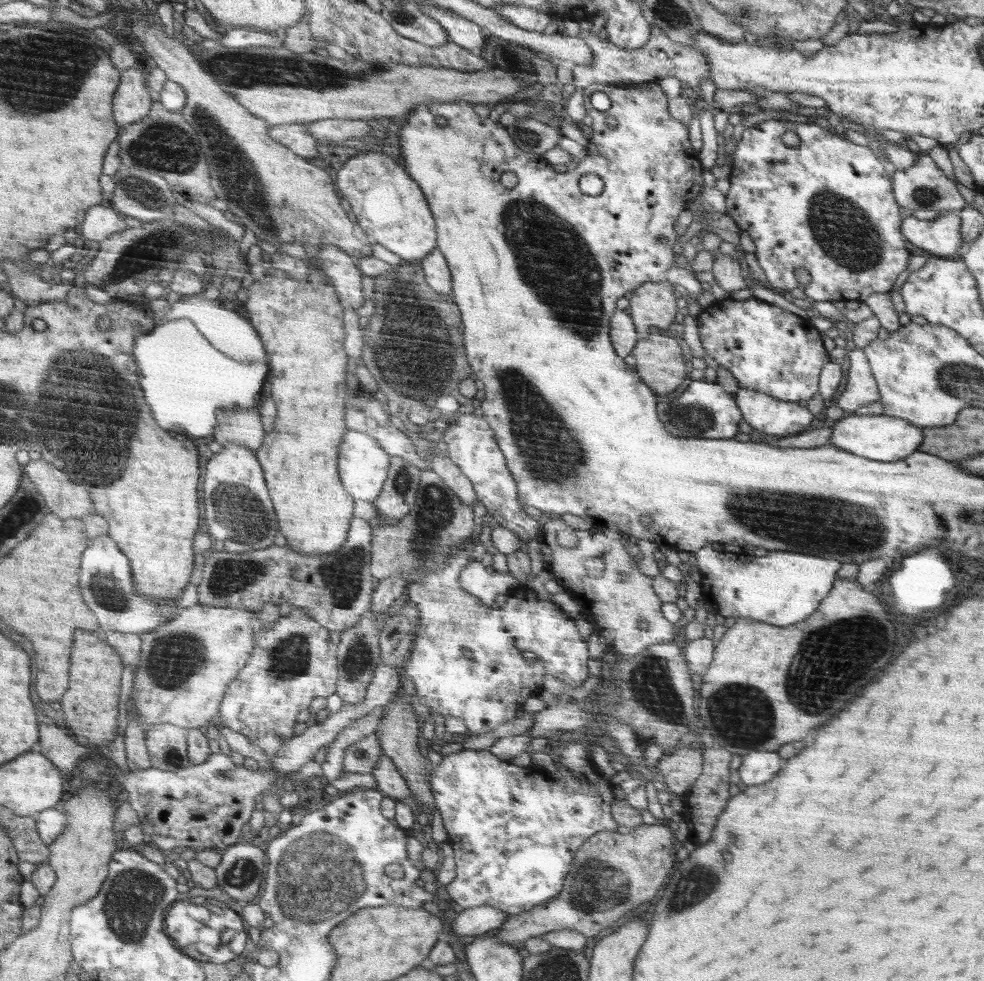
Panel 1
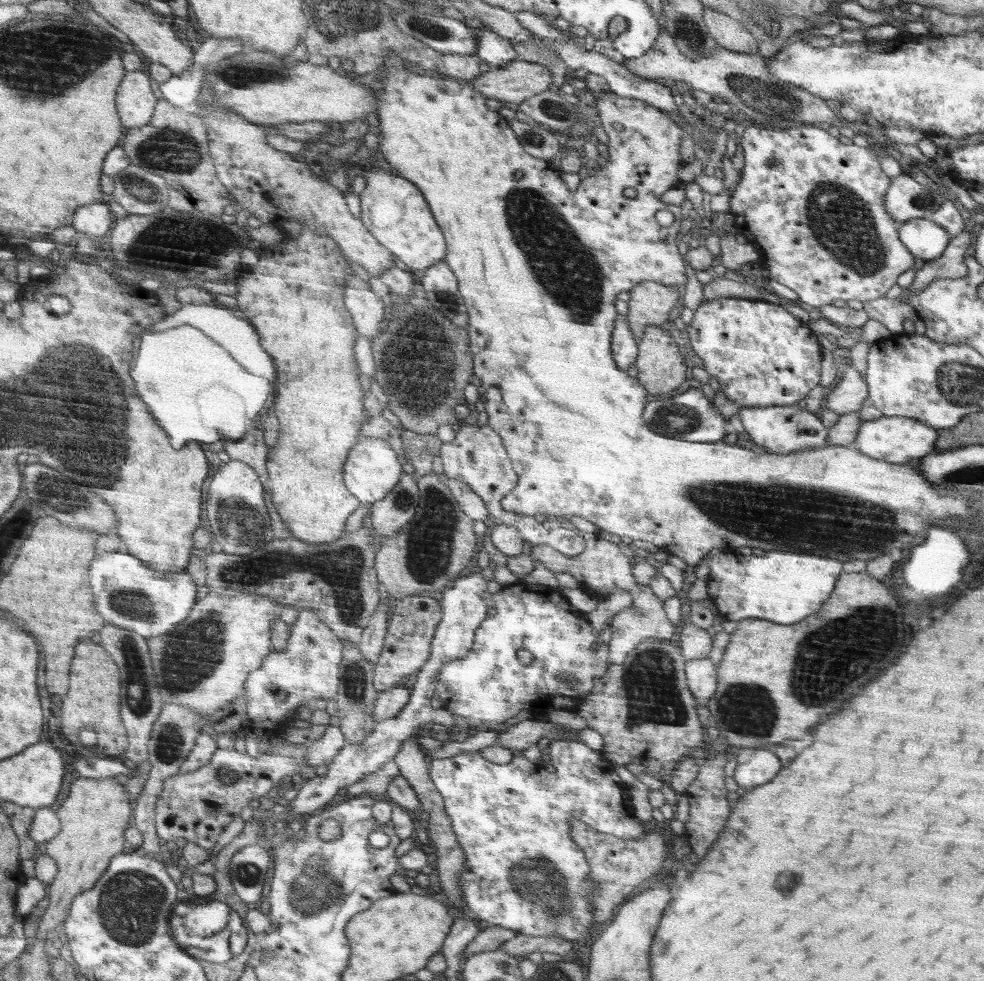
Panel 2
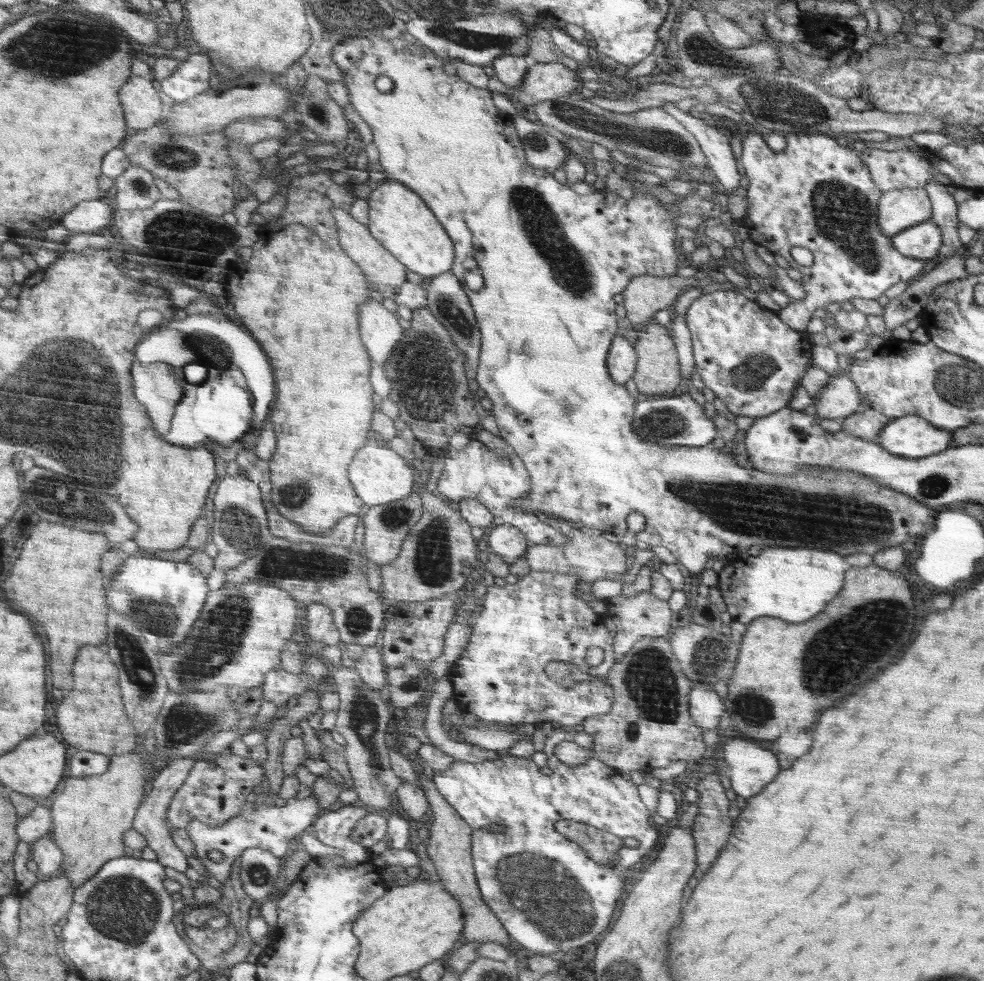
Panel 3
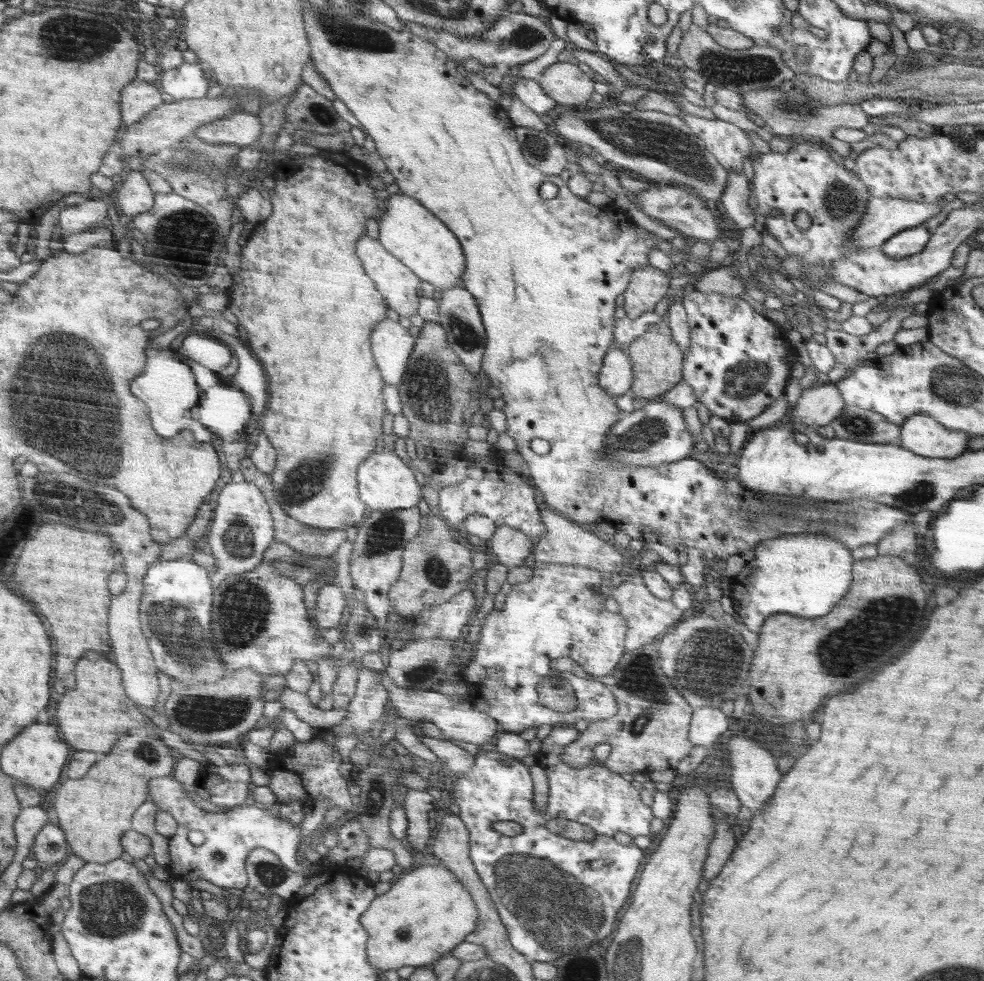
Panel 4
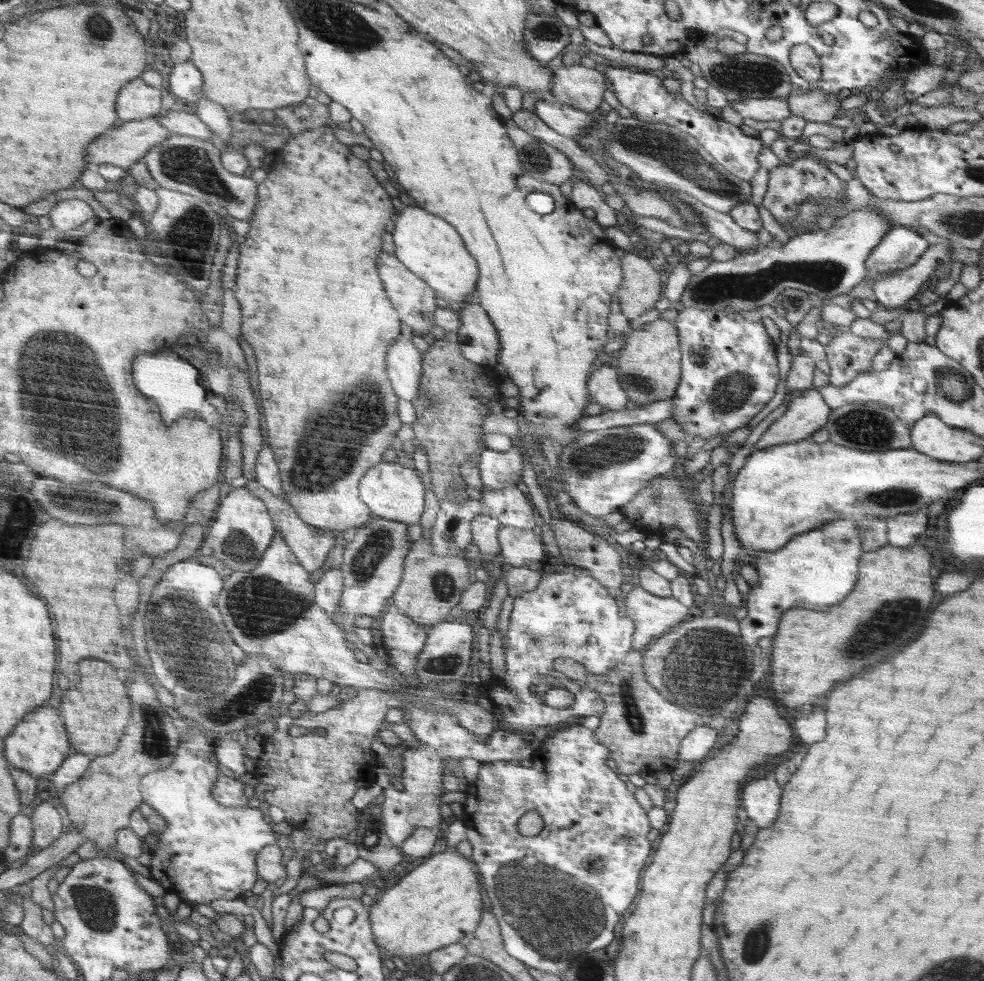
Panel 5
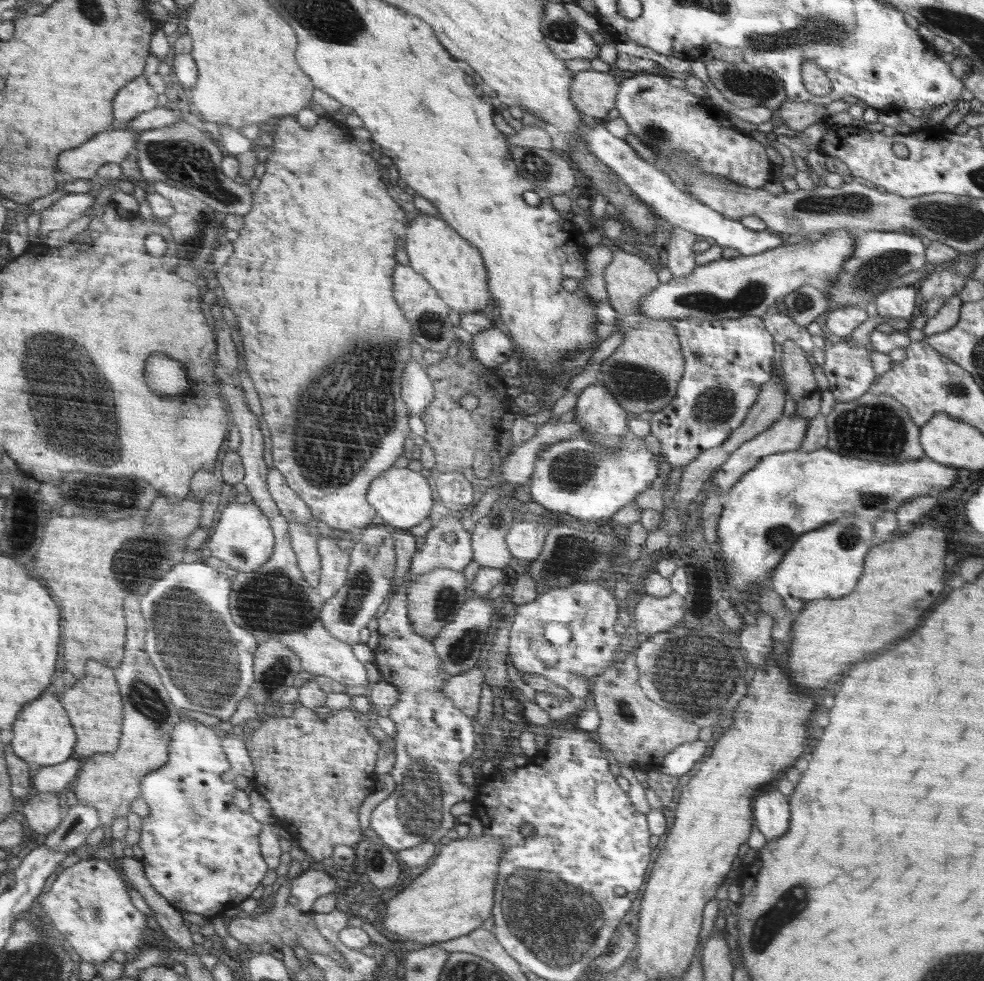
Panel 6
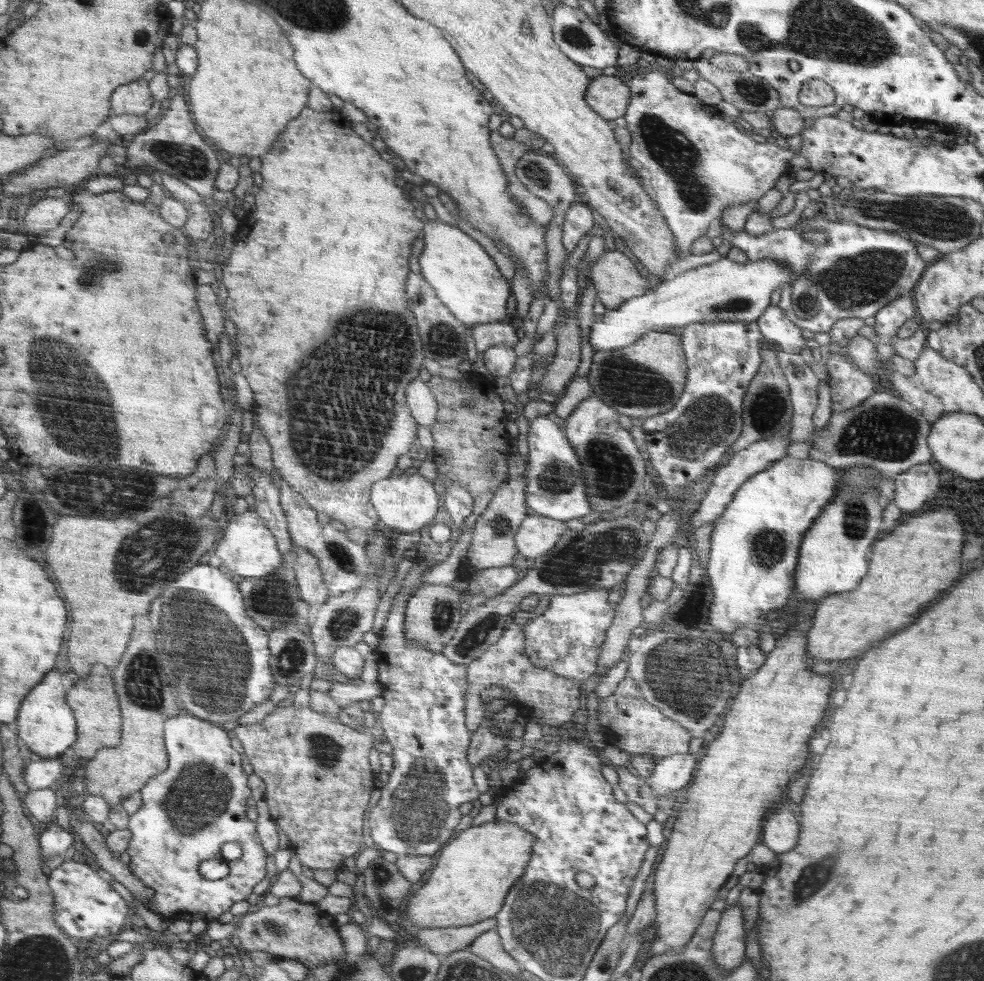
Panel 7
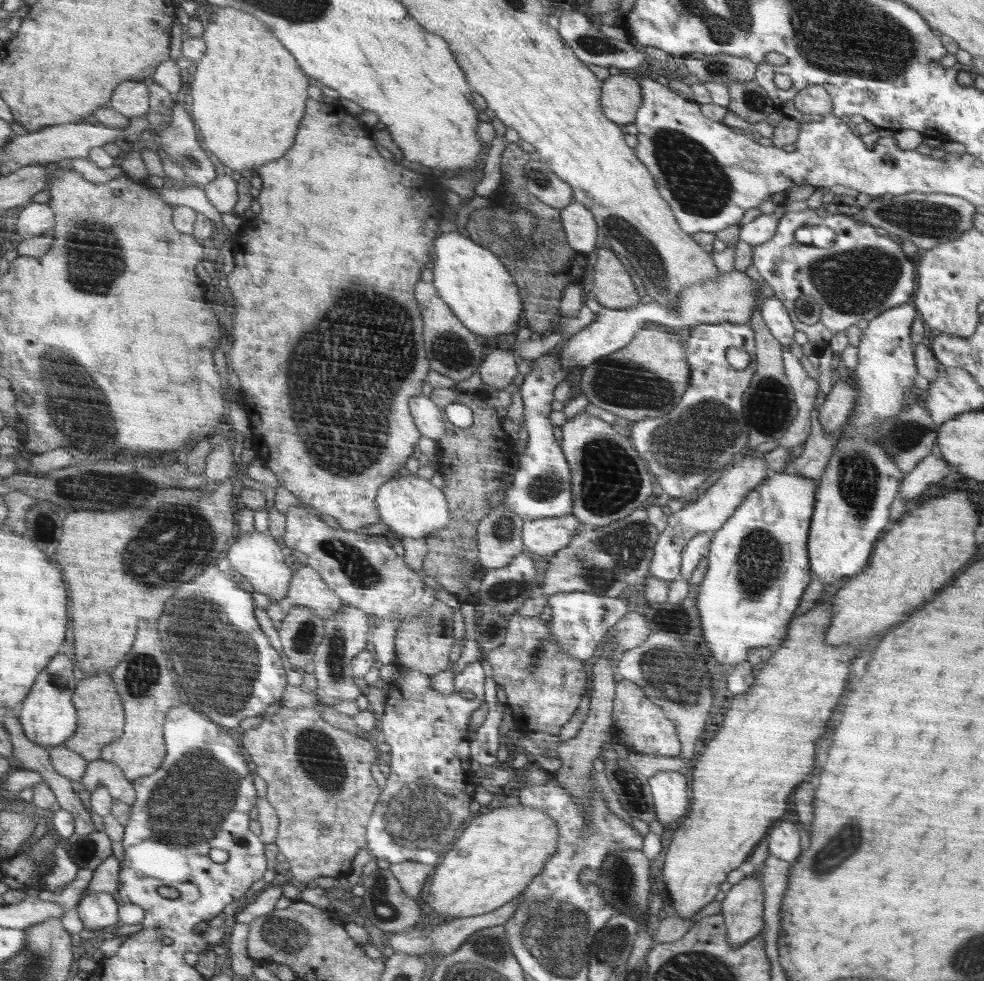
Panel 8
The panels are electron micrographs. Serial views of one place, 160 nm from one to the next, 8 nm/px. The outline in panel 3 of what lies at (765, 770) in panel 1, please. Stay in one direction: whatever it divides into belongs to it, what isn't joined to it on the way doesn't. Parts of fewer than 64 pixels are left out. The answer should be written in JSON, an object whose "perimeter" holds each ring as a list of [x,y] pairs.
{"perimeter":[[[739,735],[733,736],[733,739],[724,746],[724,762],[728,764],[727,774],[732,790],[745,799],[760,794],[781,770],[777,756],[760,748],[756,742],[752,742],[752,739]]]}

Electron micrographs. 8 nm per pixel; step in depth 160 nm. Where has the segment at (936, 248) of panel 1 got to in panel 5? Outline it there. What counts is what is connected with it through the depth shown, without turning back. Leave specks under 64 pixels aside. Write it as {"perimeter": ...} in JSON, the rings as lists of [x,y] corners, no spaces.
{"perimeter":[[[892,227],[867,258],[865,267],[873,272],[902,270],[915,265],[927,249],[928,242],[912,228]]]}

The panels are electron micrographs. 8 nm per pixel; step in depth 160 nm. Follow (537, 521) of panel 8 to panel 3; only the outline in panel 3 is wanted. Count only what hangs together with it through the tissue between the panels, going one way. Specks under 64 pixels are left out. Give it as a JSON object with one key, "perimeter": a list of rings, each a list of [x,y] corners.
{"perimeter":[[[506,523],[487,530],[485,539],[492,548],[492,553],[498,554],[509,566],[514,560],[524,556],[530,546],[520,530]]]}

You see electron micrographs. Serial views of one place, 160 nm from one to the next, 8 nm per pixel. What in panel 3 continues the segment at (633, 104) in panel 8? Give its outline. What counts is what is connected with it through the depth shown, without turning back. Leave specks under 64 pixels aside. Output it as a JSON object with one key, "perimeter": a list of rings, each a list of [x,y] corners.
{"perimeter":[[[557,62],[529,66],[518,89],[507,87],[507,96],[523,109],[554,98],[574,96],[574,91],[582,91],[575,72]]]}

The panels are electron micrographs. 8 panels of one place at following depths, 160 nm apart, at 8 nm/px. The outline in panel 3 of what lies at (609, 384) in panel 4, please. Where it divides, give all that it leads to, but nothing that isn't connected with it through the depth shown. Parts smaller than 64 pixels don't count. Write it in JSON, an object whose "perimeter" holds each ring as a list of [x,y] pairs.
{"perimeter":[[[616,335],[615,340],[612,341],[607,363],[614,382],[625,383],[633,378],[637,366],[637,354],[633,345],[621,335]]]}

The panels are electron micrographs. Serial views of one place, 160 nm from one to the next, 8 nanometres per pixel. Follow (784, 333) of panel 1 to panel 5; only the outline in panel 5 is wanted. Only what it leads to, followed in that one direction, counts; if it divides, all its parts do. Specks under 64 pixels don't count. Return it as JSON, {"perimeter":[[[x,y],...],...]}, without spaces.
{"perimeter":[[[684,307],[679,308],[675,326],[679,327],[680,342],[684,342],[684,386],[680,386],[680,394],[673,396],[675,407],[669,417],[686,433],[685,441],[690,443],[696,435],[709,441],[715,435],[746,427],[774,396],[774,390],[778,386],[776,348],[766,334],[760,314],[754,310],[719,312]]]}

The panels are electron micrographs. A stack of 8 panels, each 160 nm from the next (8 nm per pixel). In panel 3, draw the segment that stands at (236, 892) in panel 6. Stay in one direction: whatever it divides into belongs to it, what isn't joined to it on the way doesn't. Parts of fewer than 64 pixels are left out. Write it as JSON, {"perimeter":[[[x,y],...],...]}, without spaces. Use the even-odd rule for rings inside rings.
{"perimeter":[[[312,794],[306,799],[292,798],[274,806],[263,804],[253,810],[245,809],[238,816],[232,817],[218,826],[192,819],[184,829],[194,842],[195,857],[202,862],[211,876],[222,883],[229,879],[236,858],[239,858],[242,852],[248,848],[269,850],[274,856],[282,859],[288,856],[290,853],[288,844],[298,834],[302,834],[317,819],[316,816],[318,816],[318,804],[316,804],[316,797]],[[212,850],[218,850],[224,854],[224,860],[220,863],[210,861],[207,856]]]}

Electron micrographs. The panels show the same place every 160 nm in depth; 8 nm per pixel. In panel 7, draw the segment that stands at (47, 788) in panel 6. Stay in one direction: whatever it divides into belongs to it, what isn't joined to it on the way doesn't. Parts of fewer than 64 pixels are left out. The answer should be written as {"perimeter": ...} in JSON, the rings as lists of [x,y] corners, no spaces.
{"perimeter":[[[43,758],[26,768],[26,784],[32,790],[50,788],[62,776],[69,775],[67,766],[59,758]]]}

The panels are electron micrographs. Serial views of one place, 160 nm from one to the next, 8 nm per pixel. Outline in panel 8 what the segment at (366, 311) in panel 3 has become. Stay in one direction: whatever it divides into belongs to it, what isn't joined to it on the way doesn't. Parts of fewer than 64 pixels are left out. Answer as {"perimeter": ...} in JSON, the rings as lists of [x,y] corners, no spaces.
{"perimeter":[[[422,394],[411,398],[411,400],[411,414],[418,424],[418,429],[423,431],[424,436],[439,442],[445,435],[444,432],[447,431],[442,411],[433,399],[424,397]]]}

